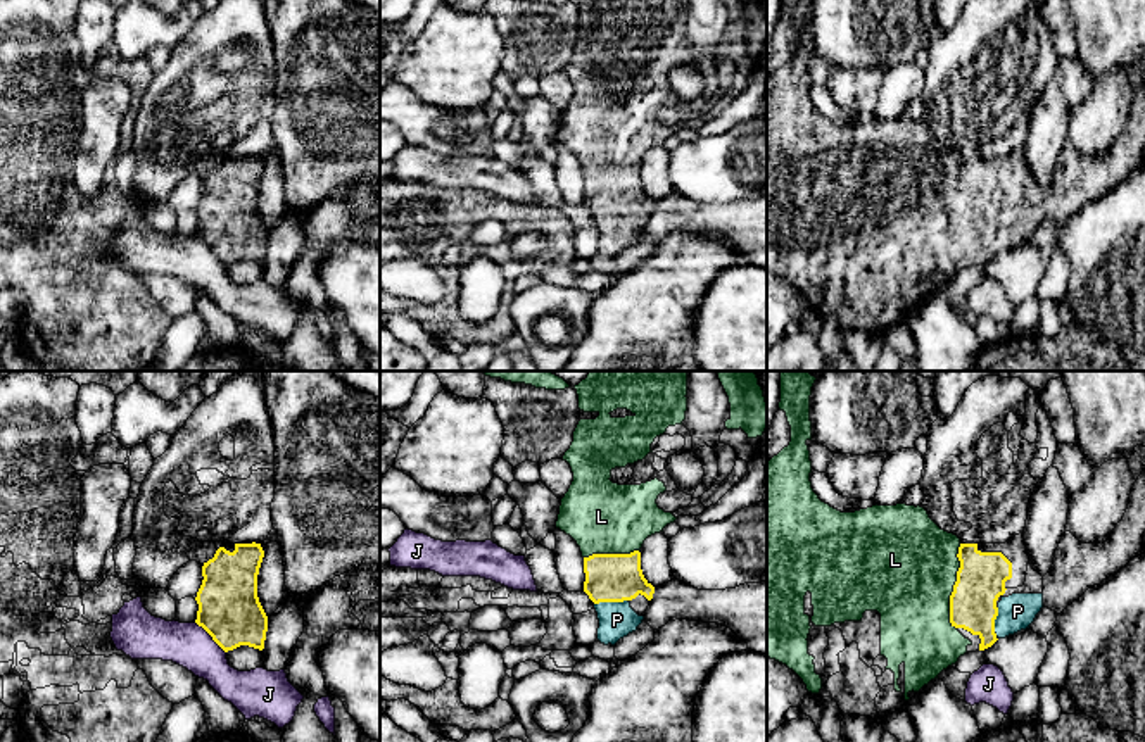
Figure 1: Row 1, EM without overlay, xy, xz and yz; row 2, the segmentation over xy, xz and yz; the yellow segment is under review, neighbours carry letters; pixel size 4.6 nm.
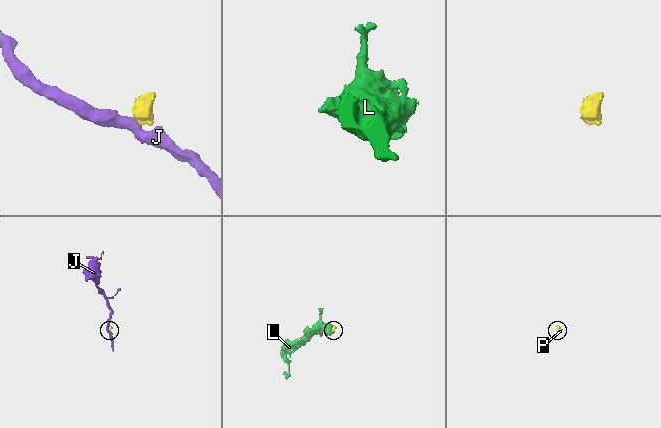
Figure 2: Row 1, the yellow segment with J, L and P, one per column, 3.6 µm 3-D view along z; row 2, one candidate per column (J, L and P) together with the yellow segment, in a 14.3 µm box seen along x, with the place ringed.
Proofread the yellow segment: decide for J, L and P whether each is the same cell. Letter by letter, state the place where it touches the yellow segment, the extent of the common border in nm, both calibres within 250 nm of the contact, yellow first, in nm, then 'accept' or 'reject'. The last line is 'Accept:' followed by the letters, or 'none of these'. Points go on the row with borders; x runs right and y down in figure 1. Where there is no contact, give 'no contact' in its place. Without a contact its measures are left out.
J: contact xy (211, 635); length 200 nm; calibres 280 and 200 nm; reject
L: contact yz (954, 587); length 400 nm; calibres 220 and 480 nm; accept
P: contact xz (610, 601); length 160 nm; calibres 220 and 170 nm; accept
Accept: L, P

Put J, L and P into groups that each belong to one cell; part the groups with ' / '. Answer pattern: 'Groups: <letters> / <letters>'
Groups: J / L P

